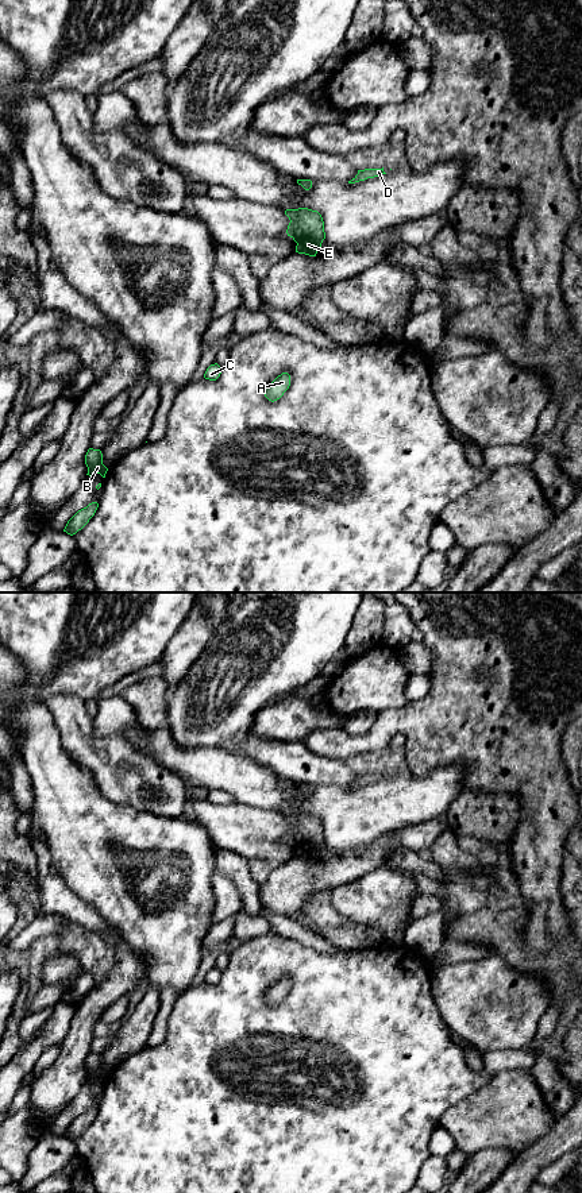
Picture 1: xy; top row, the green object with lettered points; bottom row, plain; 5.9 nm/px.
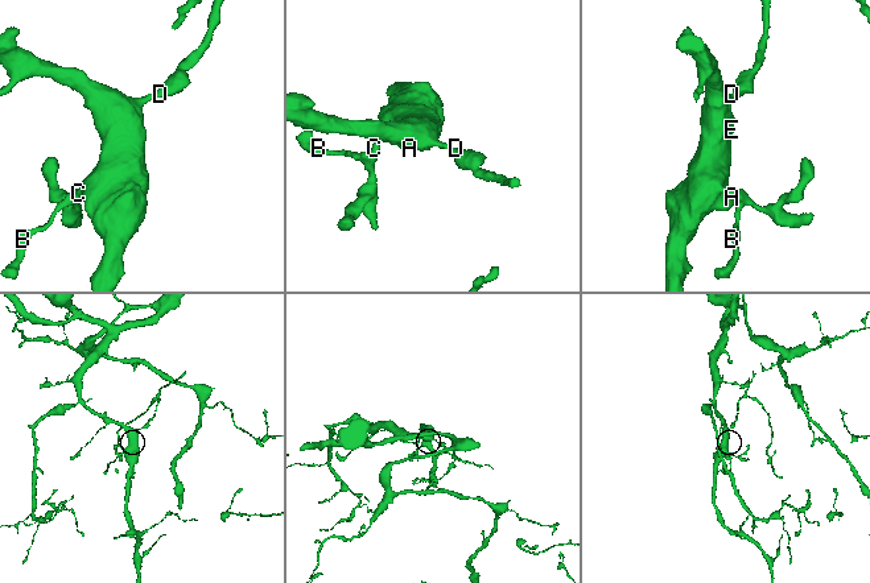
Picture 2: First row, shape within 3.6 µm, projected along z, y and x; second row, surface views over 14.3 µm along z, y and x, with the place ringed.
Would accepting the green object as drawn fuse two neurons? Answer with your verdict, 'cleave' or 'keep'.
keep

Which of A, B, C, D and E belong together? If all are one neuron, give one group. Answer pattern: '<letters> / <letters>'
A B C D E

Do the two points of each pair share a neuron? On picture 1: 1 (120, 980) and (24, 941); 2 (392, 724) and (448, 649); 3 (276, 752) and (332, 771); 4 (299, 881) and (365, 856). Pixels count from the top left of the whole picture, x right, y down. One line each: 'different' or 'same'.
1: different
2: same
3: same
4: same

